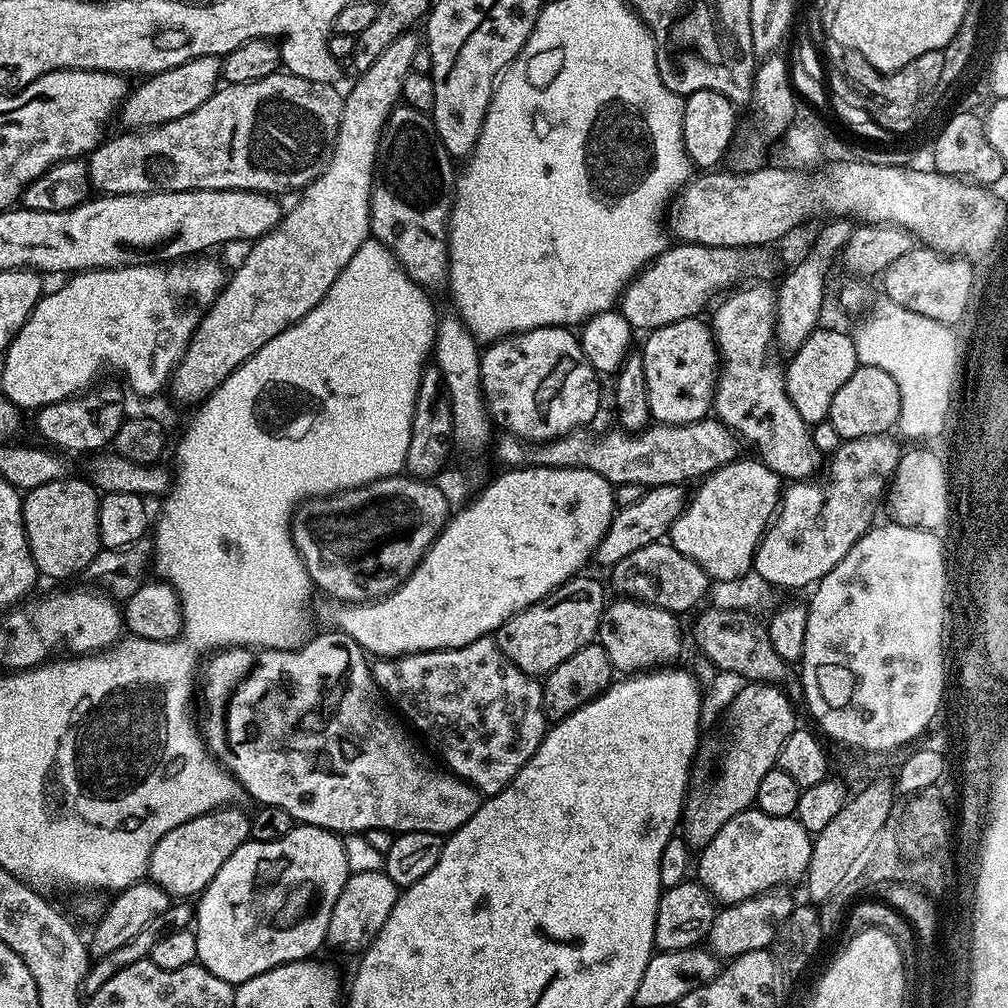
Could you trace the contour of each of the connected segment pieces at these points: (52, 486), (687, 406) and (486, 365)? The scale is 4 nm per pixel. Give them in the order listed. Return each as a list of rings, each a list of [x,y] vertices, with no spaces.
[[[61,478],[39,484],[23,497],[24,537],[28,541],[28,554],[41,577],[49,576],[56,582],[62,582],[67,576],[80,576],[100,552],[100,501],[97,489],[88,484],[71,484],[68,478]]]
[[[693,318],[674,322],[665,328],[654,328],[647,333],[648,341],[642,347],[646,370],[646,394],[650,398],[653,421],[662,424],[690,424],[707,417],[713,411],[716,398],[716,380],[720,376],[722,361],[711,327],[703,319]]]
[[[557,326],[555,328],[535,328],[529,332],[505,336],[502,340],[489,343],[487,347],[483,349],[480,362],[481,386],[483,388],[484,401],[487,404],[489,416],[491,416],[491,419],[495,421],[499,427],[500,424],[504,427],[503,431],[505,433],[518,436],[525,442],[542,444],[550,440],[556,440],[560,436],[565,436],[567,432],[575,432],[583,429],[585,426],[588,426],[588,423],[590,423],[592,419],[595,418],[596,411],[600,408],[600,388],[596,385],[598,374],[589,366],[588,359],[584,357],[584,351],[580,345],[577,333],[569,330],[567,327]]]

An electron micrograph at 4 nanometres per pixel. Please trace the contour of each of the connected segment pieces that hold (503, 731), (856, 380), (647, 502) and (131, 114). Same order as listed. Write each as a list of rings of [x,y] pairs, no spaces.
[[[491,635],[461,648],[376,658],[370,665],[376,687],[394,708],[396,703],[395,711],[432,743],[440,755],[439,763],[485,797],[497,796],[530,762],[544,740],[541,681],[518,670]]]
[[[858,366],[854,370],[854,374],[850,374],[850,379],[839,388],[838,394],[834,394],[834,402],[830,402],[827,423],[832,424],[834,430],[838,430],[841,441],[845,441],[891,433],[897,427],[899,419],[900,391],[898,390],[898,382],[894,382],[894,378],[890,378],[890,374],[886,374],[886,370]]]
[[[667,484],[657,488],[648,488],[645,496],[637,498],[633,504],[628,504],[613,515],[610,526],[594,553],[595,563],[600,563],[606,570],[612,570],[628,555],[643,547],[650,546],[653,541],[663,541],[671,533],[672,523],[680,516],[686,503],[685,489],[679,484]]]
[[[203,56],[198,60],[168,68],[157,76],[149,76],[143,81],[141,88],[136,88],[127,93],[122,105],[124,124],[136,130],[151,130],[162,124],[169,124],[202,106],[217,91],[222,80],[222,64],[215,56]]]

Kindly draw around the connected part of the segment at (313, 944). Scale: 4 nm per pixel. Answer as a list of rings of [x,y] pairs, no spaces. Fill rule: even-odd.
[[[309,824],[293,826],[290,834],[286,834],[286,838],[282,838],[278,842],[258,842],[251,838],[248,839],[245,844],[238,846],[238,850],[234,850],[234,854],[230,854],[230,858],[226,858],[226,862],[222,862],[222,870],[218,870],[218,874],[214,874],[214,878],[207,888],[199,893],[198,901],[200,900],[200,905],[197,903],[194,908],[196,960],[207,972],[212,972],[230,985],[239,986],[246,983],[250,978],[268,972],[272,968],[289,964],[295,960],[306,960],[315,957],[319,953],[316,951],[322,946],[325,947],[328,938],[328,927],[330,926],[330,914],[346,886],[349,875],[344,840],[337,833],[328,832],[324,828],[315,828]],[[248,904],[252,904],[252,908],[256,912],[244,912],[247,910]]]

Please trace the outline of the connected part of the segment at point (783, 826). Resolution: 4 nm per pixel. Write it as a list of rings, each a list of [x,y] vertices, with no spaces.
[[[751,807],[745,812],[734,814],[718,834],[699,853],[694,864],[694,872],[698,875],[699,883],[703,884],[717,901],[725,905],[737,904],[758,896],[761,892],[771,892],[781,886],[788,886],[791,880],[796,880],[805,875],[812,854],[813,837],[808,833],[799,820],[791,816],[771,816],[761,808]]]

